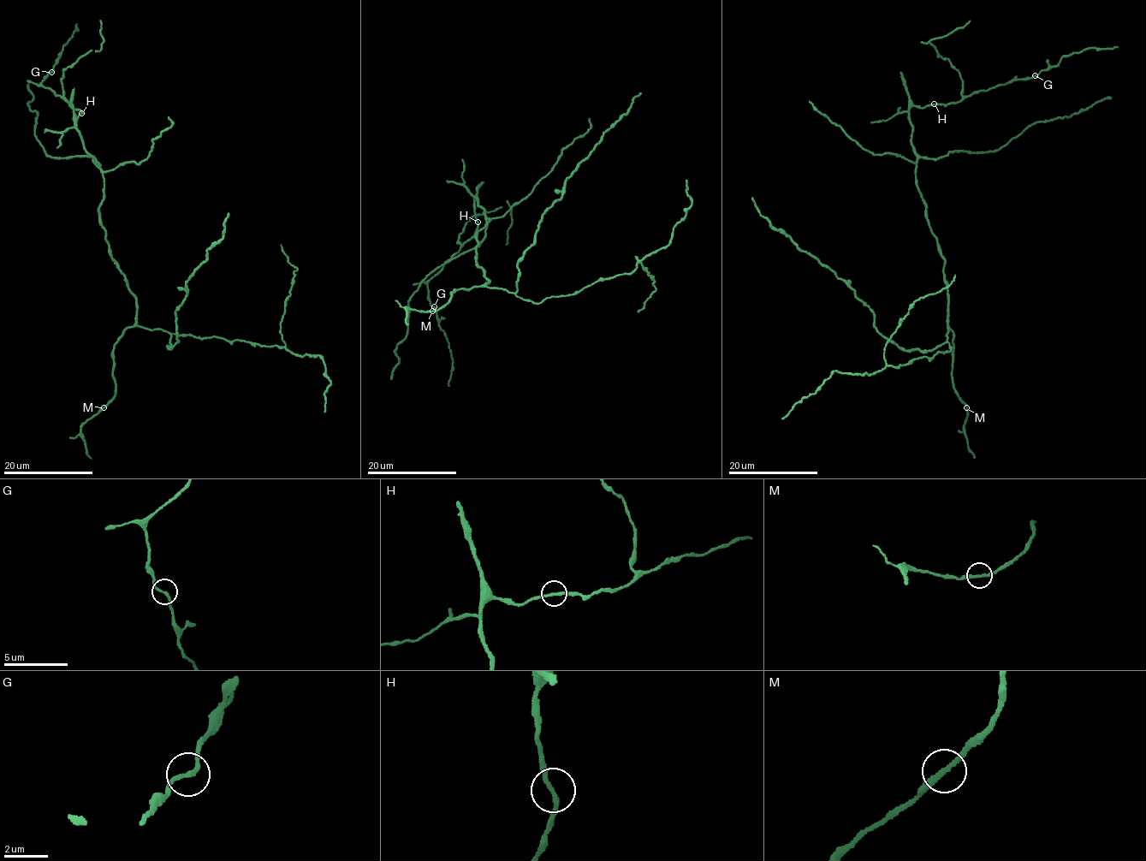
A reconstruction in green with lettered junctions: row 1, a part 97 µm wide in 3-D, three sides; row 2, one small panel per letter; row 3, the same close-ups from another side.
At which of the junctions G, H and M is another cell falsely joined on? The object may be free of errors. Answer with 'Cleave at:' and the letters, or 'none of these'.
Cleave at: none of these

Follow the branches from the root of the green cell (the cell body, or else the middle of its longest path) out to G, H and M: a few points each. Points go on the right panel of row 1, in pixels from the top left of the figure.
G: (941, 252), (917, 190), (917, 155), (911, 140), (909, 109), (913, 105), (958, 102), (979, 91), (1035, 75)
H: (941, 252), (917, 190), (917, 155), (911, 140), (909, 113), (913, 105), (925, 107), (934, 103)
M: (941, 252), (948, 298), (947, 325), (953, 340), (953, 388), (965, 407)

